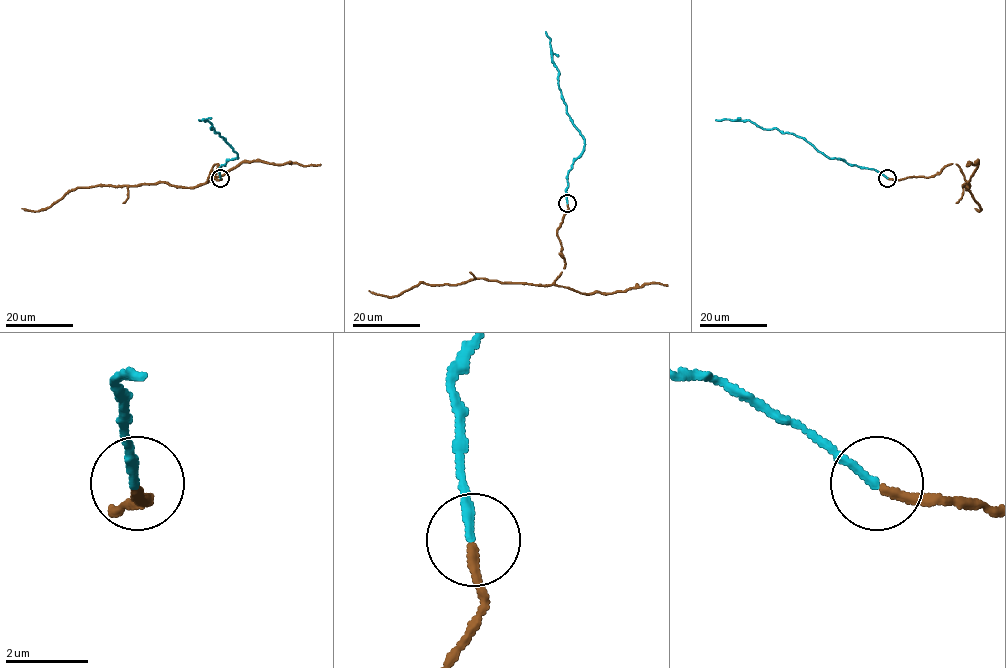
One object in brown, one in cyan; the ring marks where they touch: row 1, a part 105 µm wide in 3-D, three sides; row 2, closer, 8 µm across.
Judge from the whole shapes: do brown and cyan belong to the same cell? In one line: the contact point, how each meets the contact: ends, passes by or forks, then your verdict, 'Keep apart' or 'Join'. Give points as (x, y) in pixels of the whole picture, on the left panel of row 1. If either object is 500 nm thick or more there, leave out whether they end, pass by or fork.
Place: (220, 178). At the ring brown ends. At the ring cyan ends. Join

